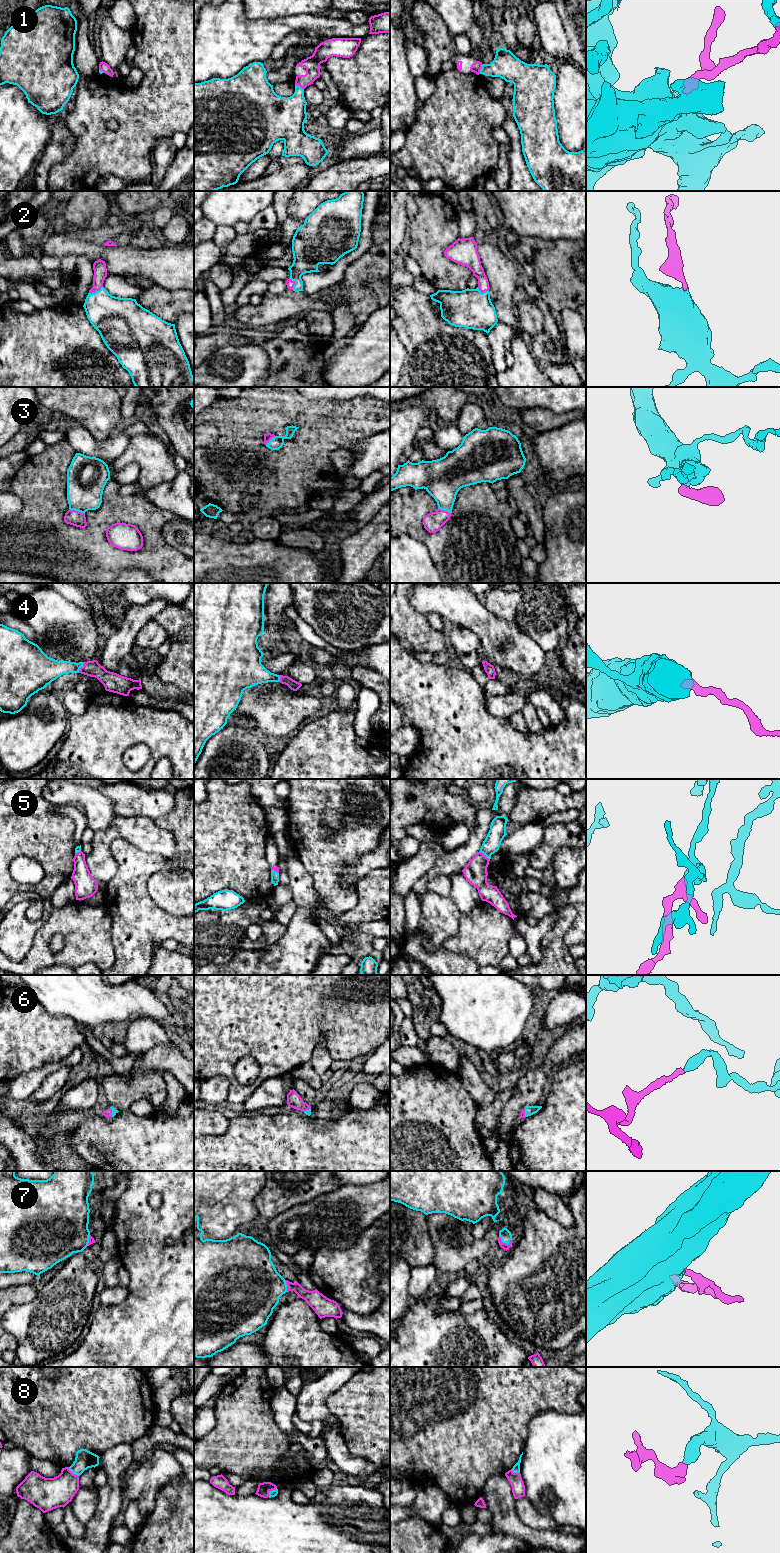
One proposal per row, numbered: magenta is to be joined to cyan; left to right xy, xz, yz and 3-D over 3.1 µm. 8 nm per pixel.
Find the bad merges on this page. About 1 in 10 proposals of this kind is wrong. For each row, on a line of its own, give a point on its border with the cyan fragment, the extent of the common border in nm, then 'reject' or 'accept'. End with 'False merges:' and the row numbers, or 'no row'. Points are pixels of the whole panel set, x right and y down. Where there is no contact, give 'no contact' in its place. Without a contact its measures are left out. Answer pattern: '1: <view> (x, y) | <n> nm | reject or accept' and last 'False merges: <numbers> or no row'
1: yz (481, 69) | 90 nm | accept
2: xy (96, 291) | 130 nm | accept
3: xy (77, 510) | 140 nm | accept
4: xy (81, 666) | 100 nm | accept
5: yz (484, 854) | 110 nm | accept
6: xy (112, 1112) | 70 nm | accept
7: yz (504, 1242) | 110 nm | accept
8: xz (270, 1491) | 100 nm | accept
False merges: no row

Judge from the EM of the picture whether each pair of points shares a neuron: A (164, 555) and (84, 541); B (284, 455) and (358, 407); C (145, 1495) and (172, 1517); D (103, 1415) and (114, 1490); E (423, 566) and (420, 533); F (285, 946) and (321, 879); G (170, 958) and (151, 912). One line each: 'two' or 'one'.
A: one
B: one
C: two
D: two
E: two
F: two
G: two

